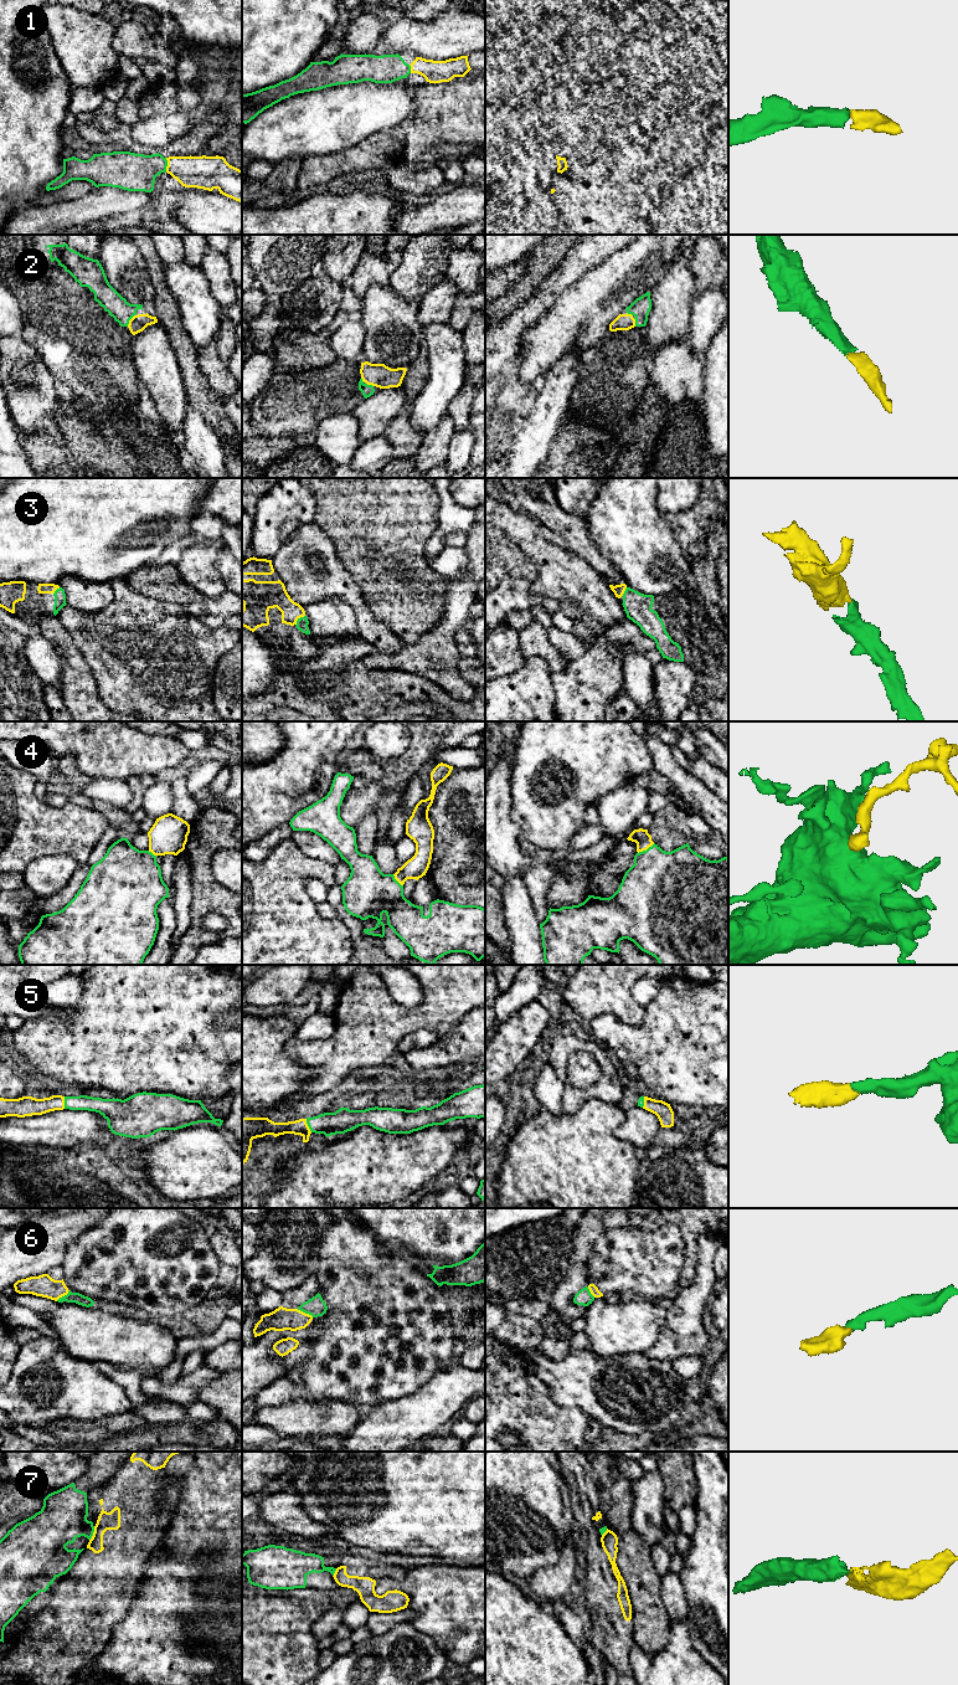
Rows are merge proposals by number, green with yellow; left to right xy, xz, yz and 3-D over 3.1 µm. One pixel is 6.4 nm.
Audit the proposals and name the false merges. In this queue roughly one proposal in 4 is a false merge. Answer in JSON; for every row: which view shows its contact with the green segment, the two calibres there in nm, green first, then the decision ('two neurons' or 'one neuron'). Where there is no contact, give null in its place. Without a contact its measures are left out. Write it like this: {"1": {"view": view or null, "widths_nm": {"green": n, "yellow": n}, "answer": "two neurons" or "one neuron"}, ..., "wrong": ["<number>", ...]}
{"1": {"view": "xy", "widths_nm": {"green": 240, "yellow": 220}, "answer": "one neuron"}, "2": {"view": "xy", "widths_nm": {"green": 140, "yellow": 110}, "answer": "one neuron"}, "3": {"view": "xz", "widths_nm": {"green": 80, "yellow": 180}, "answer": "one neuron"}, "4": {"view": "yz", "widths_nm": {"green": 460, "yellow": 110}, "answer": "one neuron"}, "5": {"view": "xz", "widths_nm": {"green": 160, "yellow": 100}, "answer": "one neuron"}, "6": {"view": "xz", "widths_nm": {"green": 130, "yellow": 150}, "answer": "one neuron"}, "7": {"view": "xy", "widths_nm": {"green": 300, "yellow": 110}, "answer": "two neurons"}, "wrong": ["7"]}

